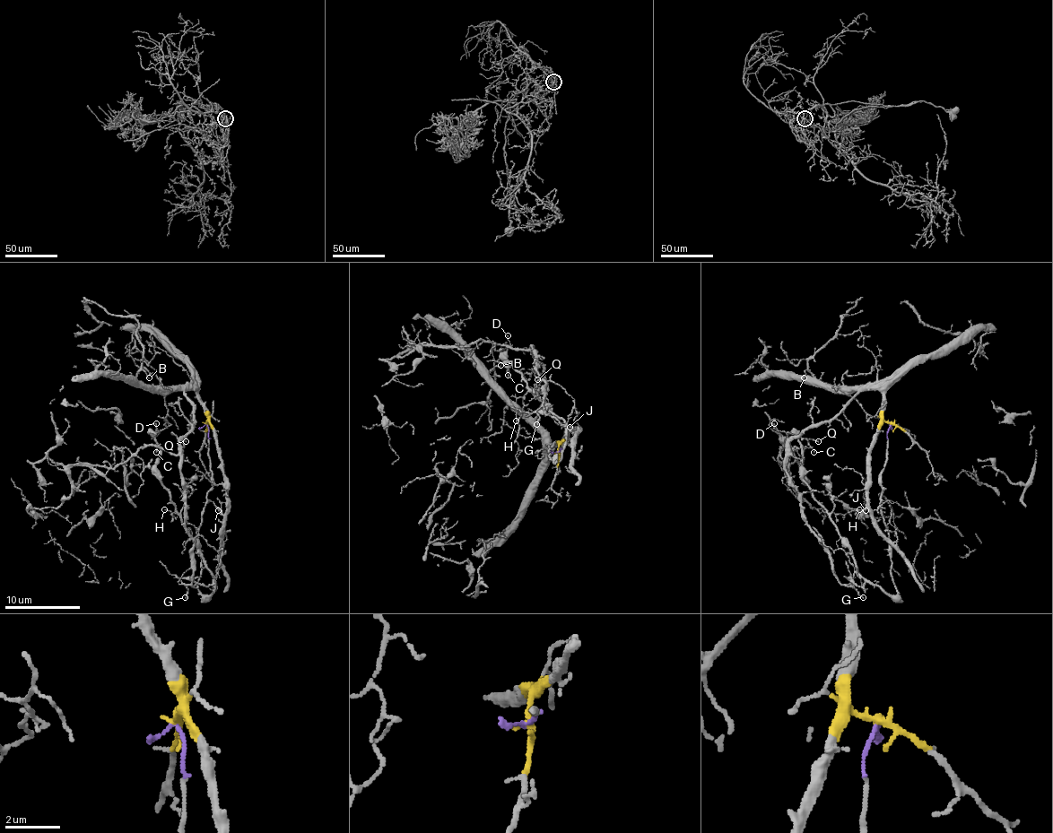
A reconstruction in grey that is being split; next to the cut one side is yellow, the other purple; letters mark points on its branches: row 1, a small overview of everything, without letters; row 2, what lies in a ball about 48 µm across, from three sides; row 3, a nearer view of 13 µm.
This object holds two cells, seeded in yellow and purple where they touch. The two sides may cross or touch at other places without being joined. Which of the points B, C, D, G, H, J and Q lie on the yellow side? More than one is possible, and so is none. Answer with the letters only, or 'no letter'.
B, G, J, Q

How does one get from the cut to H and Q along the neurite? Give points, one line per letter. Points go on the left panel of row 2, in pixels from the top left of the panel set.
H: (206, 424), (212, 489), (196, 530), (196, 586), (208, 594), (213, 575), (199, 543), (180, 516), (165, 509)
Q: (206, 424), (206, 408), (199, 394), (187, 389), (186, 398), (193, 408), (195, 420), (182, 439), (186, 441)

